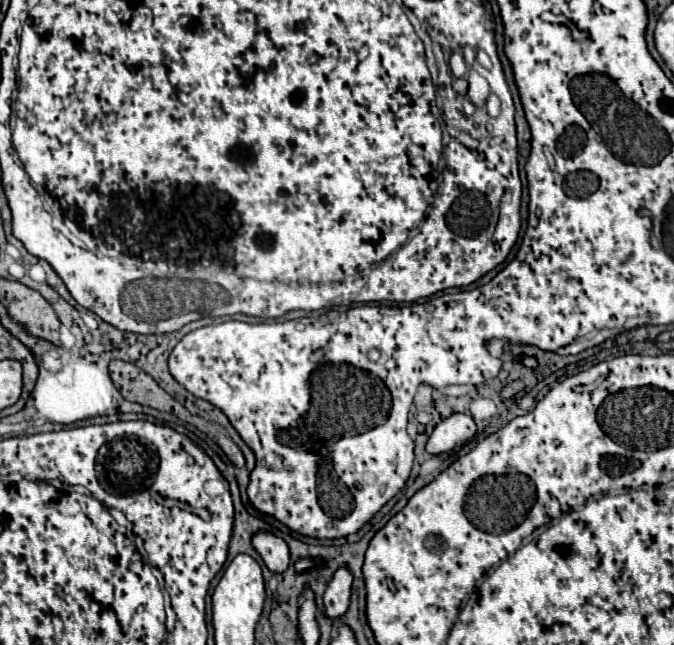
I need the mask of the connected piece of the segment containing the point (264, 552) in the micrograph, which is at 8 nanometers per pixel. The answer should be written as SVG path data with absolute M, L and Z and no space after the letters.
M259 533L257 535L257 549L273 573L283 573L289 567L289 549L287 543L273 533Z

